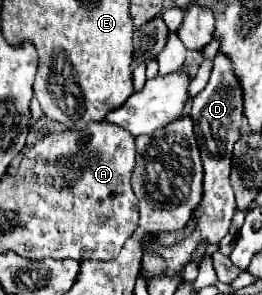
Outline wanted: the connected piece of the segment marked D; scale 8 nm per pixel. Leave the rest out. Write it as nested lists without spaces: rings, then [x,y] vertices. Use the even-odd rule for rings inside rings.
[[[218,52],[214,58],[214,68],[212,68],[208,86],[192,102],[192,120],[194,120],[202,162],[204,162],[204,198],[196,208],[196,214],[200,214],[200,230],[192,234],[192,238],[186,238],[184,242],[180,242],[176,250],[164,250],[164,258],[170,272],[174,272],[176,268],[188,262],[200,238],[208,238],[210,244],[220,242],[228,234],[232,216],[236,212],[234,192],[232,192],[228,174],[230,174],[232,146],[240,138],[240,126],[244,122],[244,92],[238,76],[232,72],[232,60],[222,52]]]

